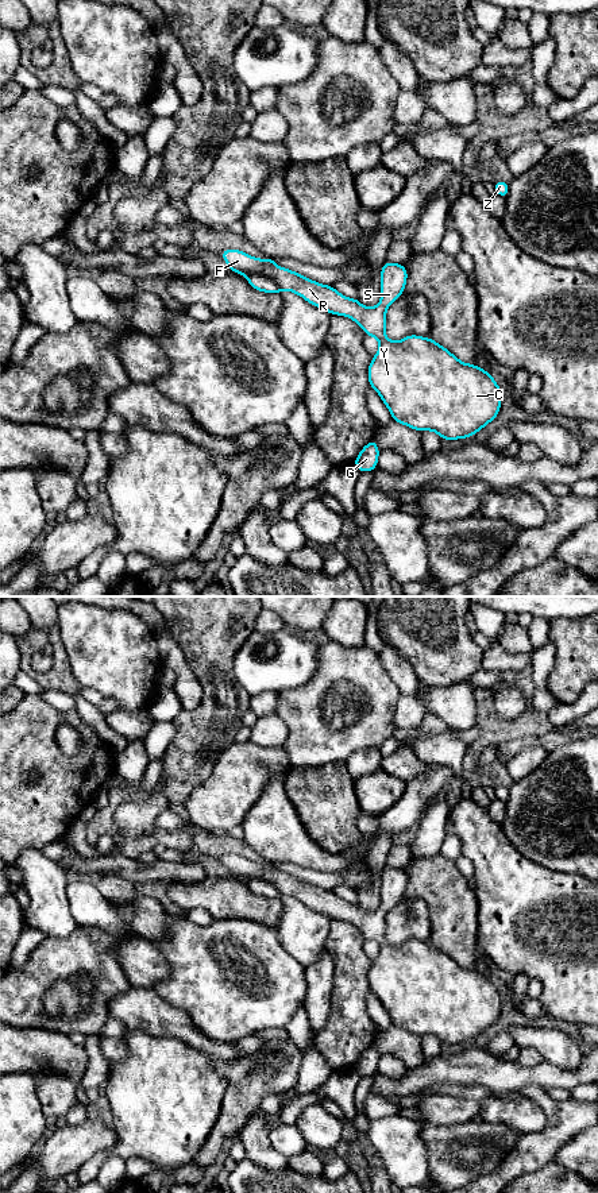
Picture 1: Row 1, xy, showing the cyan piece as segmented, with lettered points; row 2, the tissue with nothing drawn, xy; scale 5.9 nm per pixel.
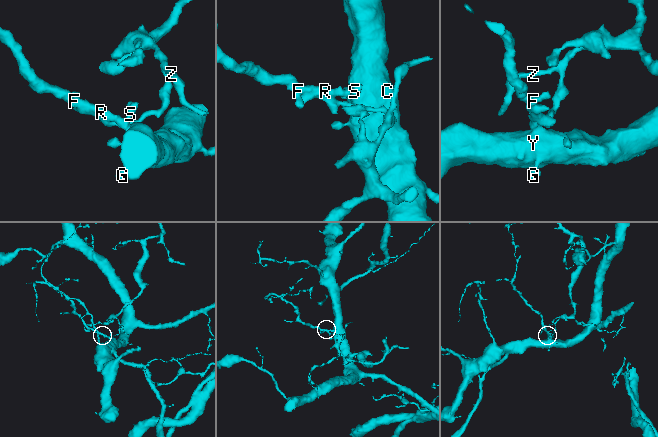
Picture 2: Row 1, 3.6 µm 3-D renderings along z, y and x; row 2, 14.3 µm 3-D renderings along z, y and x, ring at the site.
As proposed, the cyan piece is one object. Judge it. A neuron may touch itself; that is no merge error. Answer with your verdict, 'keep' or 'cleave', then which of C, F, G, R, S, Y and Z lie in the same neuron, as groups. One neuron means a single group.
cleave; C F G R S Y / Z

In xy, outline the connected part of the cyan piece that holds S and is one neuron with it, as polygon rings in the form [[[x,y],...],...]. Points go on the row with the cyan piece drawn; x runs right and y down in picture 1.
[[[229,248],[219,252],[227,262],[232,273],[242,274],[244,277],[252,273],[262,273],[271,277],[281,290],[293,292],[301,296],[309,304],[327,310],[328,313],[346,316],[352,318],[366,335],[375,337],[379,341],[379,350],[373,356],[369,366],[369,383],[379,394],[383,404],[387,406],[393,421],[413,428],[418,432],[433,431],[443,440],[458,440],[474,436],[478,431],[491,422],[499,412],[502,393],[494,378],[483,368],[460,362],[447,348],[433,341],[431,337],[421,337],[417,335],[409,335],[398,341],[391,341],[386,337],[386,309],[405,292],[408,279],[408,271],[404,265],[386,262],[381,269],[381,302],[377,306],[363,306],[358,298],[347,298],[340,294],[333,286],[327,286],[315,282],[296,271],[285,267],[279,267],[274,263],[274,259],[265,258],[263,260],[254,258],[240,250]]]

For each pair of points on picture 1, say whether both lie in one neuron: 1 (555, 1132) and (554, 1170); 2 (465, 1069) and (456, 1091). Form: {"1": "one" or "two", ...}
{"1": "two", "2": "two"}

